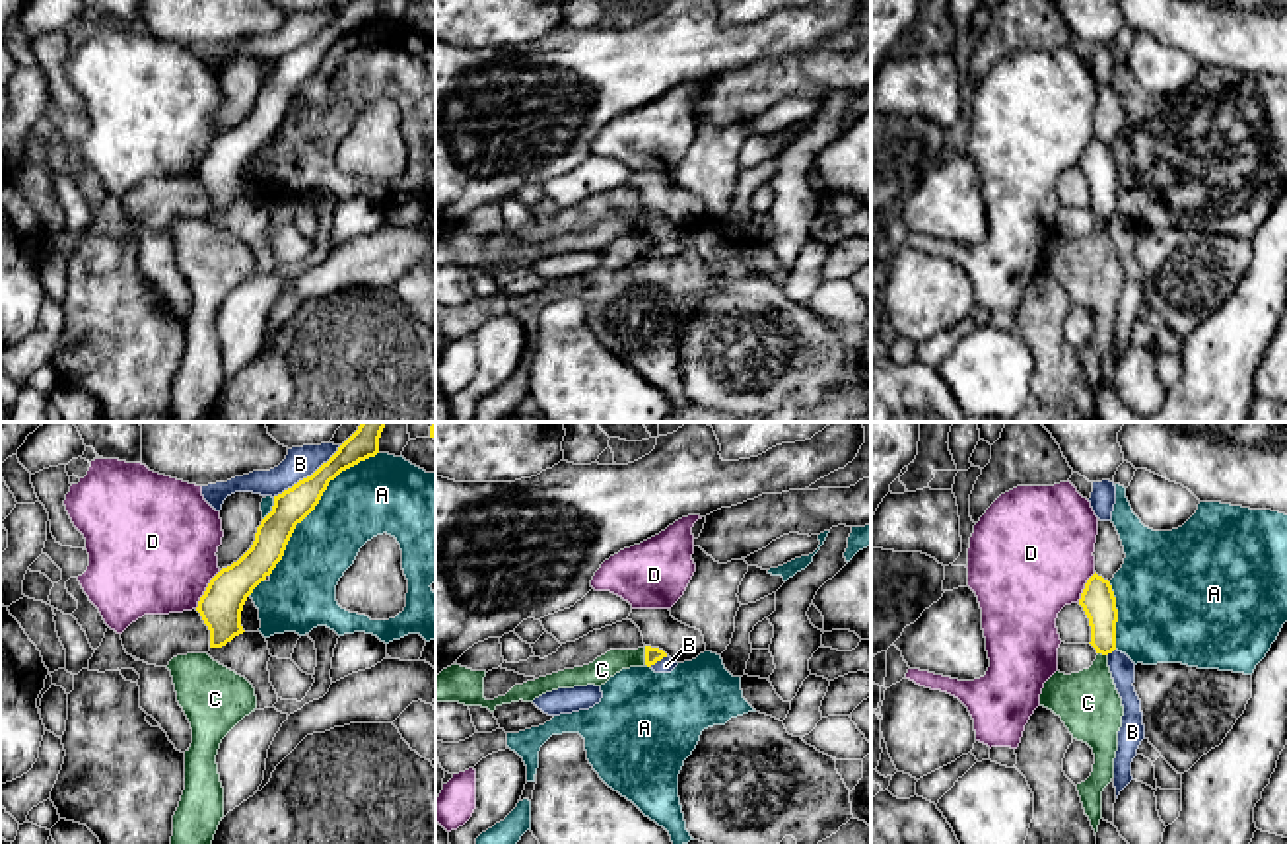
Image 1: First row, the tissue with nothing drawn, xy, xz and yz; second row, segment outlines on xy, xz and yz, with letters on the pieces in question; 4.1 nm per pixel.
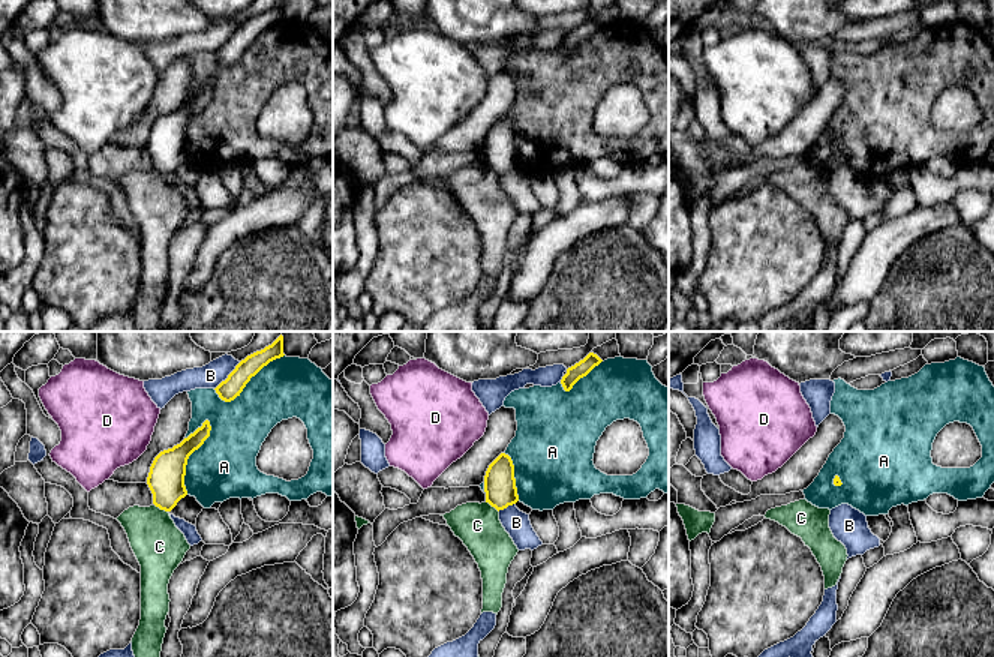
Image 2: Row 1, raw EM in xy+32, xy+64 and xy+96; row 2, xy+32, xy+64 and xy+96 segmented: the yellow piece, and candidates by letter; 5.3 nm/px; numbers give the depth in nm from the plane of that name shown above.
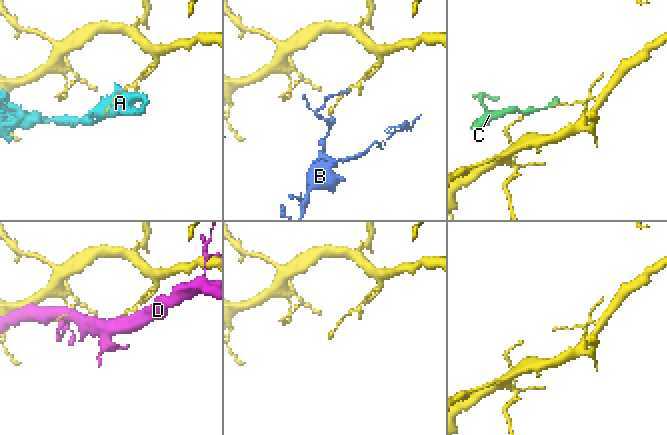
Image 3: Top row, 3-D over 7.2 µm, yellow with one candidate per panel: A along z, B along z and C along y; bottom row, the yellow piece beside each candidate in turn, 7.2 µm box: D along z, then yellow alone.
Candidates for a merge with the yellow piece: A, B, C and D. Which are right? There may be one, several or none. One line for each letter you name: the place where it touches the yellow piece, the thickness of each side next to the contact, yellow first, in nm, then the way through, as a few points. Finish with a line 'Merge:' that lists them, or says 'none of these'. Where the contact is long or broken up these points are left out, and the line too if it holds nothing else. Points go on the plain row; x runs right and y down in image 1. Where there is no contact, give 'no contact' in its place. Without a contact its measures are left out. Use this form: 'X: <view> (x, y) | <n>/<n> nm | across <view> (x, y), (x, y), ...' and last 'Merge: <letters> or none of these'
Merge: none of these

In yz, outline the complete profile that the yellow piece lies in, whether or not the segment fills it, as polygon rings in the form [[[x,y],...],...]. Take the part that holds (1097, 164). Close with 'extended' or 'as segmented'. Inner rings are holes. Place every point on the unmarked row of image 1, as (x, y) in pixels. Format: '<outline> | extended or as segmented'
[[[1096,136],[1087,144],[1079,169],[1091,191],[1091,210],[1108,220],[1116,214],[1118,173],[1112,150]]] | as segmented

